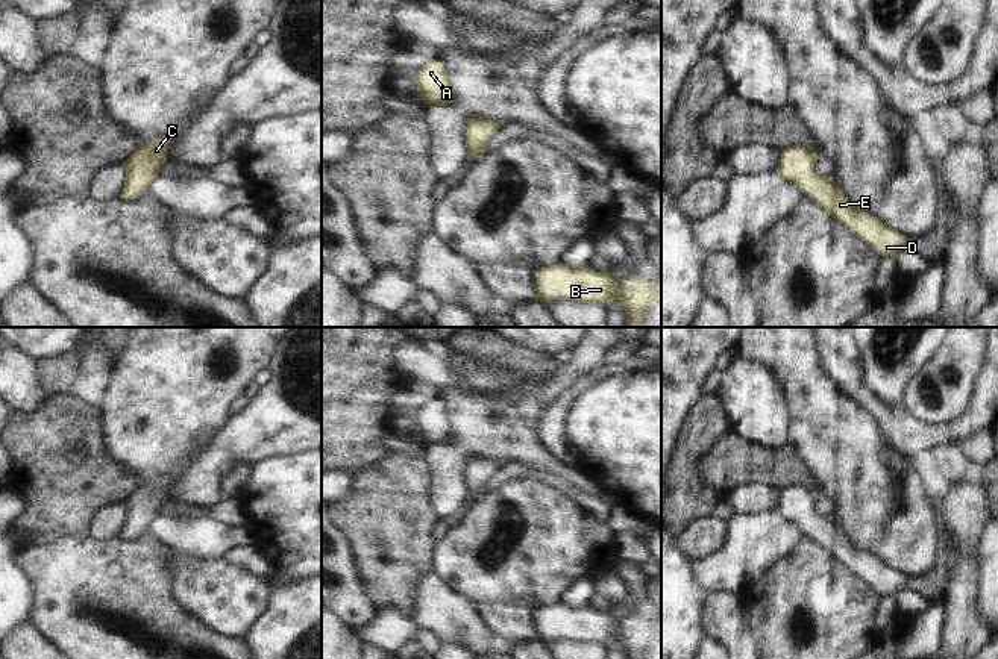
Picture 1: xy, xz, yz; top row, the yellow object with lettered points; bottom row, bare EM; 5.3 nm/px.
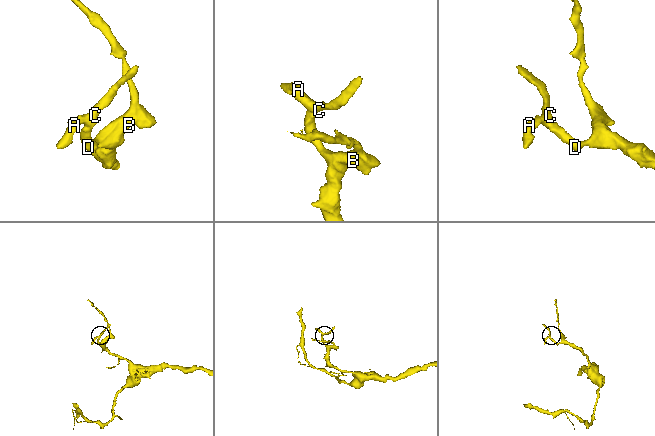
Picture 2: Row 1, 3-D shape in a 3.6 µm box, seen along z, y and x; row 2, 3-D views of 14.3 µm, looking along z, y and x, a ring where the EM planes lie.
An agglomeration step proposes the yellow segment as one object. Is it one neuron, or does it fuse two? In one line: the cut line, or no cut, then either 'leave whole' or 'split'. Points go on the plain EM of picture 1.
cut none; leave whole

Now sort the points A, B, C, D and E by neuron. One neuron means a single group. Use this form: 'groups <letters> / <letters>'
groups A B C D E

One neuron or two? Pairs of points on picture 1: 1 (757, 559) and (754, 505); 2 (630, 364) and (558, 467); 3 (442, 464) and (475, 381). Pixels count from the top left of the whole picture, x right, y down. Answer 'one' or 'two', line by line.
1: two
2: two
3: two

